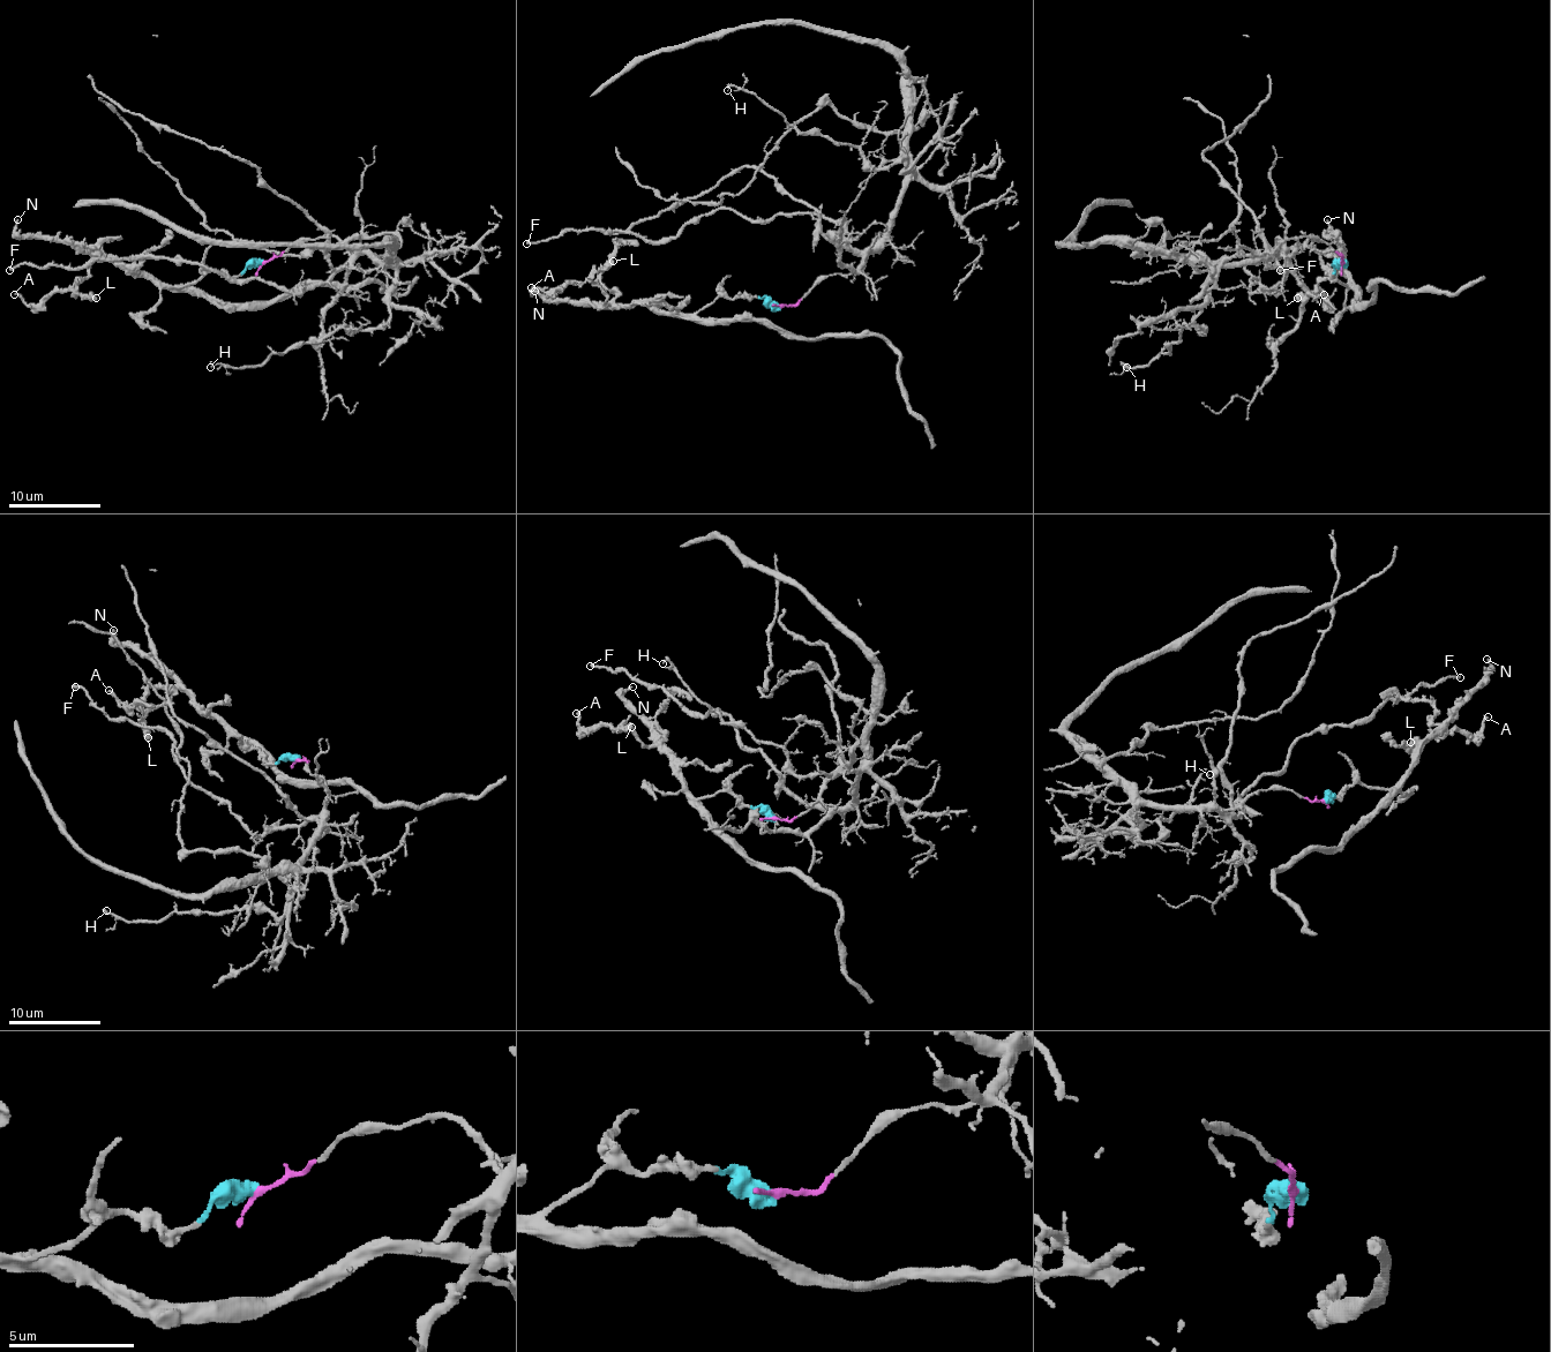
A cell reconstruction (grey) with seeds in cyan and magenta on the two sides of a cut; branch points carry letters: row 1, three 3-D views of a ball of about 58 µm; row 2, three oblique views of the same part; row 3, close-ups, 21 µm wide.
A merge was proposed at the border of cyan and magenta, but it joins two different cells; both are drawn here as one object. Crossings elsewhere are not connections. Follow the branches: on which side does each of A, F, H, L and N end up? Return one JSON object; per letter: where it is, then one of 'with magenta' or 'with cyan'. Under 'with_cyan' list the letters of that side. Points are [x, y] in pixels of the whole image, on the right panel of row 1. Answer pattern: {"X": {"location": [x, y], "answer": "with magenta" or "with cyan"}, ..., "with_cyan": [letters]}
{"A": {"location": [1324, 294], "answer": "with cyan"}, "F": {"location": [1280, 270], "answer": "with magenta"}, "H": {"location": [1126, 367], "answer": "with magenta"}, "L": {"location": [1297, 298], "answer": "with cyan"}, "N": {"location": [1327, 219], "answer": "with cyan"}, "with_cyan": ["A", "L", "N"]}

